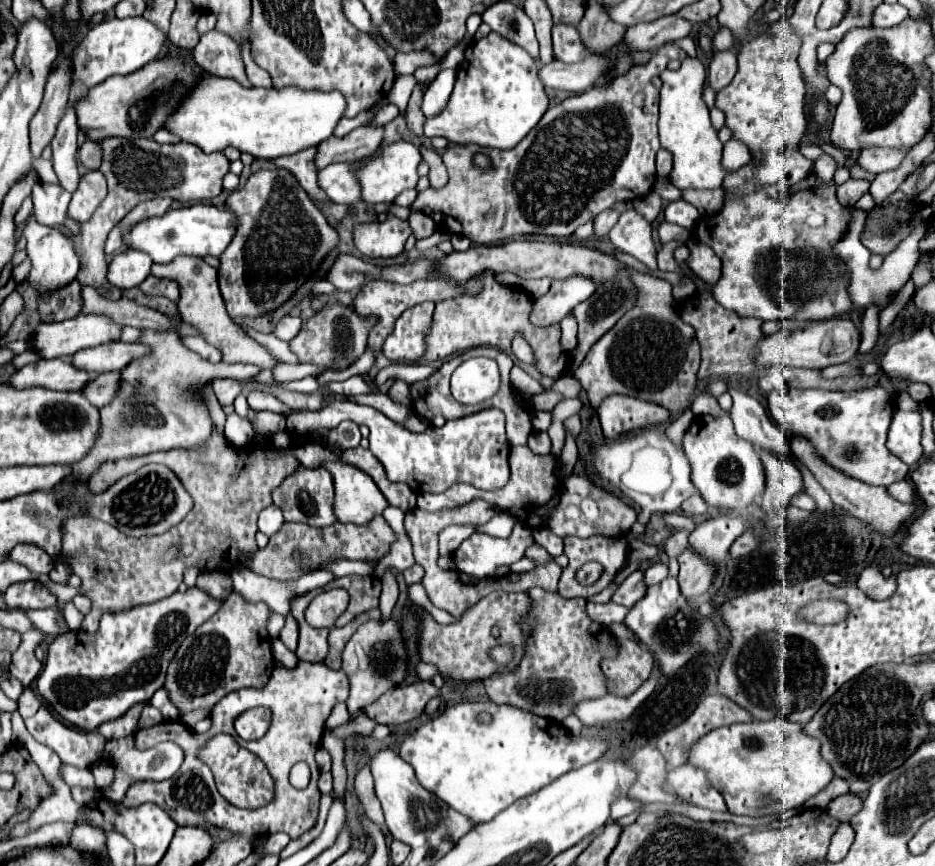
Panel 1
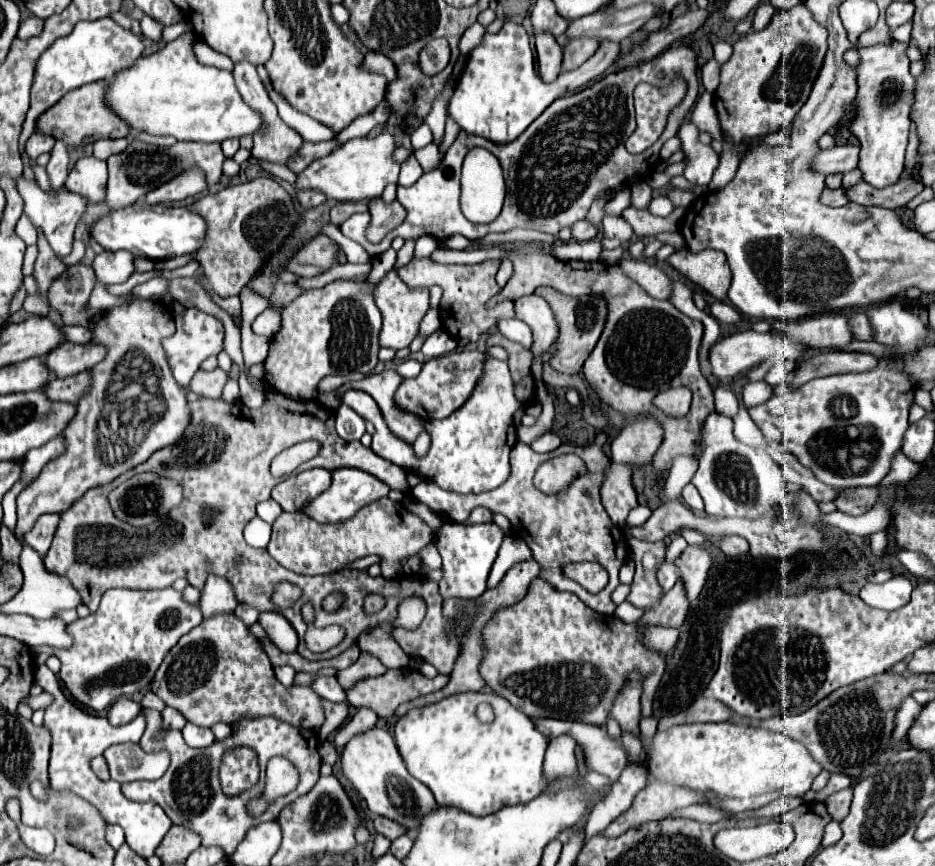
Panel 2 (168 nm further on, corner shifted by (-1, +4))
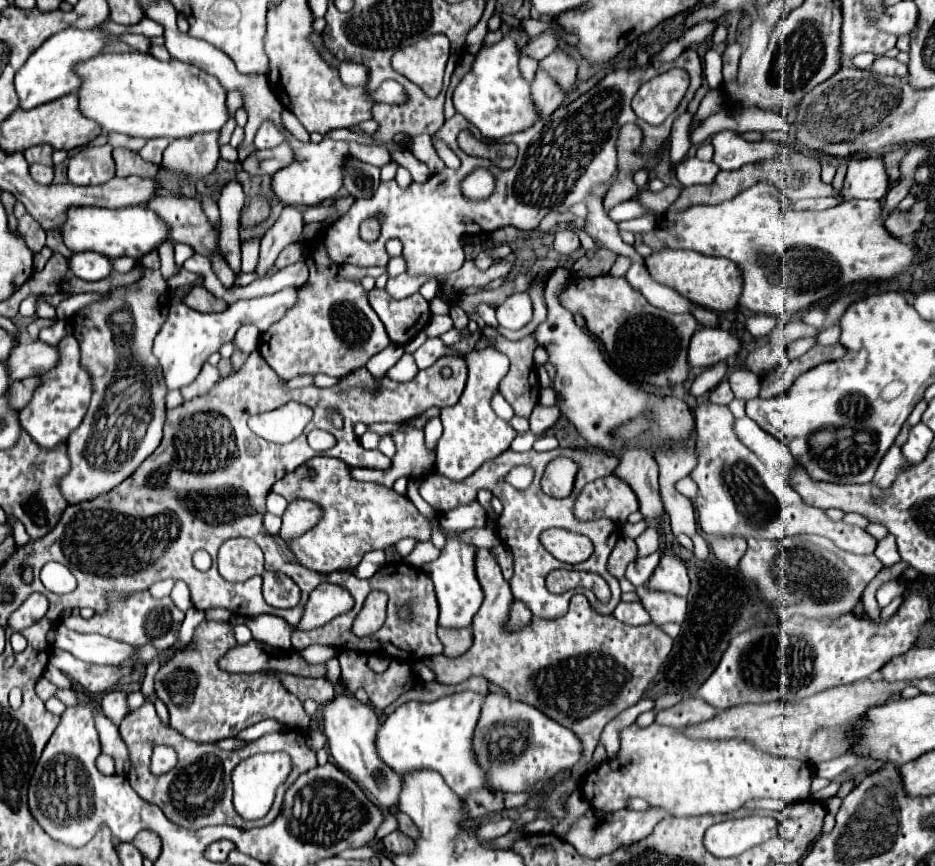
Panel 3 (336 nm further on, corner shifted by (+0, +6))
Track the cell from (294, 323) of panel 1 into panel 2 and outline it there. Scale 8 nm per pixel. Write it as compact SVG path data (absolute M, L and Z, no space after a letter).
M264 311L264 313L260 313L258 317L256 317L256 321L252 323L252 331L256 333L256 335L266 335L266 337L270 337L272 339L272 335L276 335L276 331L278 331L278 327L280 327L280 313L276 313L276 311Z

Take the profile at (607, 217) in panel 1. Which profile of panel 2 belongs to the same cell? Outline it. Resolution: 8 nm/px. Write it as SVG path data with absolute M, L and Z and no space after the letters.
M578 221L572 225L572 239L574 241L590 241L598 235L598 229L588 221Z

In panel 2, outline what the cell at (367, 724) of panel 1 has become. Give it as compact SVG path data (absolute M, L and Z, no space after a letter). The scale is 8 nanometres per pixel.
M322 699L322 707L324 707L324 725L320 729L320 737L326 739L334 729L338 729L346 717L348 717L348 705L346 703L332 703L328 699Z

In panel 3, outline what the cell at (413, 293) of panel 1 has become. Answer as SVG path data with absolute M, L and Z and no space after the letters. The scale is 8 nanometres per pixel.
M373 289L369 291L369 303L383 321L389 339L397 345L405 345L417 337L431 319L429 303L421 293L413 293L405 299L393 299L385 289Z

